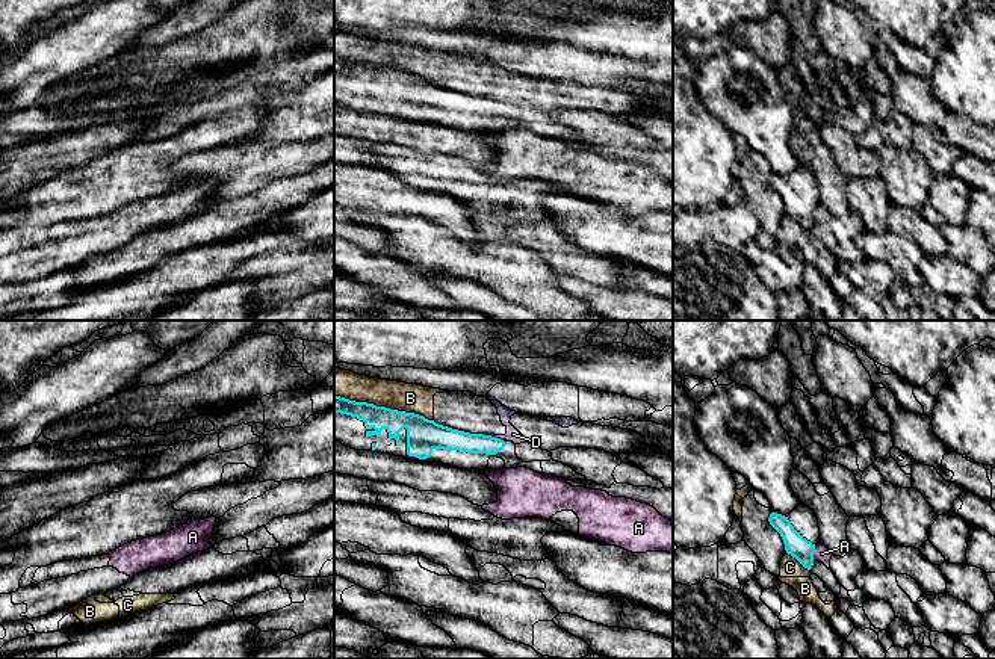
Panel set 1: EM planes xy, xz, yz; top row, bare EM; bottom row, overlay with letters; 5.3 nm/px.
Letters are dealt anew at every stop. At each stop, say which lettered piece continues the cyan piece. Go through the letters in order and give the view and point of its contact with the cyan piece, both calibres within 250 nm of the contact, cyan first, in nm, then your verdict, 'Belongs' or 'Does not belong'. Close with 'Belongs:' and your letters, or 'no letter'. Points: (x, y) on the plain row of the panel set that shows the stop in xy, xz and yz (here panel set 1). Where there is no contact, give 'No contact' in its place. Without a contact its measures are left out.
A: Touches cyan at yz (812, 215). Thickness 120 nm (cyan) against 90 nm. Does not belong
B: Touches cyan at xz (384, 68). Thickness 170 nm (cyan) against 160 nm. Does not belong
C: Touches cyan at yz (799, 222). Thickness 120 nm (cyan) against 110 nm. Does not belong
D: Touches cyan at xz (495, 99). Thickness 120 nm (cyan) against 70 nm. Does not belong
Belongs: no letter

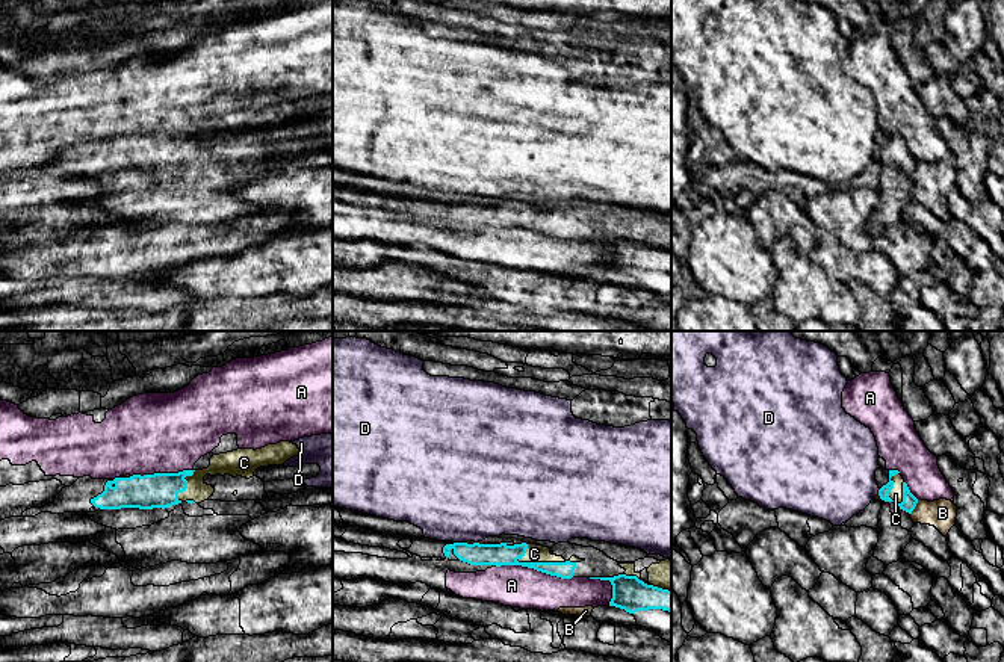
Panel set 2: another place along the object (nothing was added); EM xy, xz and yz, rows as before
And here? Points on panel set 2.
A: Touches cyan at xz (534, 230). Thickness 120 nm (cyan) against 220 nm. Does not belong
B: Touches cyan at yz (914, 170). Thickness 80 nm (cyan) against 150 nm. Belongs
C: Touches cyan at xz (542, 224). Thickness 120 nm (cyan) against 100 nm. Does not belong
D: Touches cyan at xz (460, 204). Thickness 120 nm (cyan) against 480 nm. Does not belong
Belongs: B

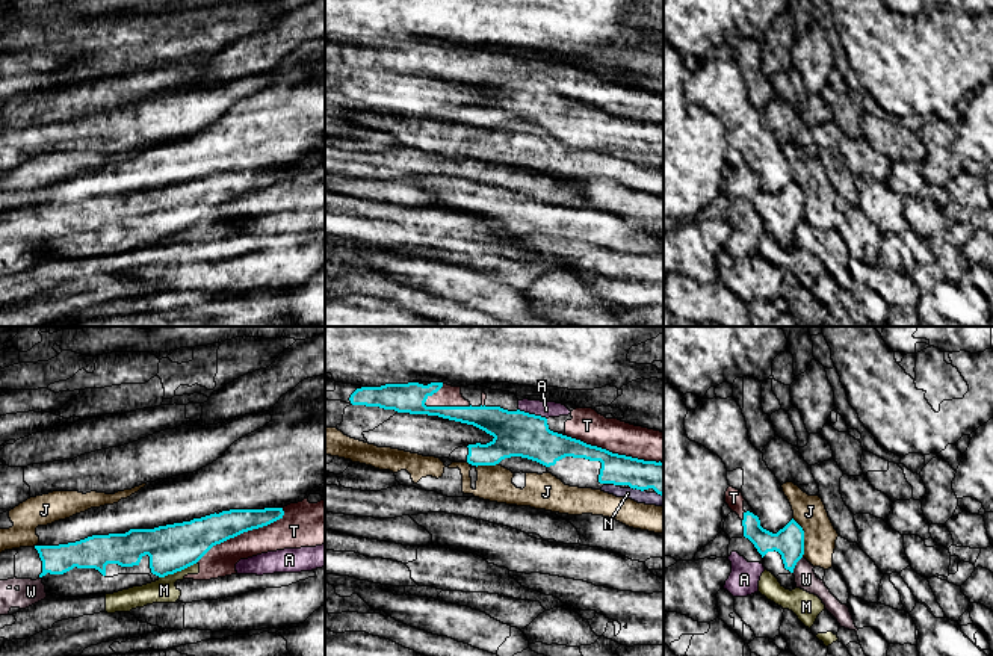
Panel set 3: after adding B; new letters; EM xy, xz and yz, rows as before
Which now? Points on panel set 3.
A: Touches cyan at xz (532, 76). Thickness 240 nm (cyan) against 80 nm. Does not belong
J: Touches cyan at yz (803, 200). Thickness 160 nm (cyan) against 180 nm. Does not belong
M: Touches cyan at xy (177, 232). Thickness 260 nm (cyan) against 130 nm. Does not belong
N: Touches cyan at xz (640, 150). Thickness 160 nm (cyan) against 70 nm. Does not belong
T: Touches cyan at xz (614, 115). Thickness 160 nm (cyan) against 180 nm. Does not belong
W: Touches cyan at yz (795, 225). Thickness 160 nm (cyan) against 120 nm. Does not belong
Belongs: no letter

